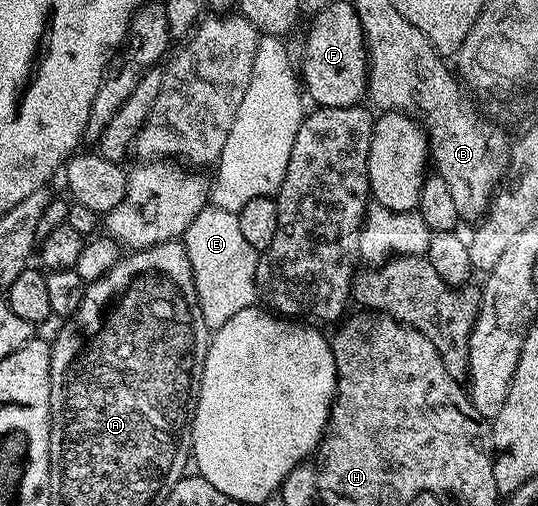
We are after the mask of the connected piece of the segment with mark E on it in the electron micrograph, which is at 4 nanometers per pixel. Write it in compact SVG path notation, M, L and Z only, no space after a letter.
M207 206L196 214L184 237L188 262L196 282L200 314L211 330L224 326L232 314L255 303L254 279L260 252L243 237L237 212Z

